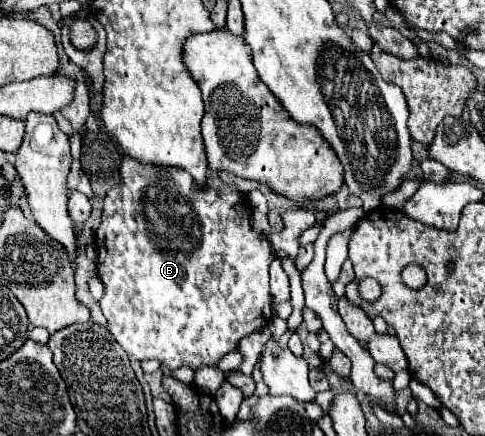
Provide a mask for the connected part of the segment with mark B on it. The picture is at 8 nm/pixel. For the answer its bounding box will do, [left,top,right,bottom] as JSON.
[96,157,276,371]

